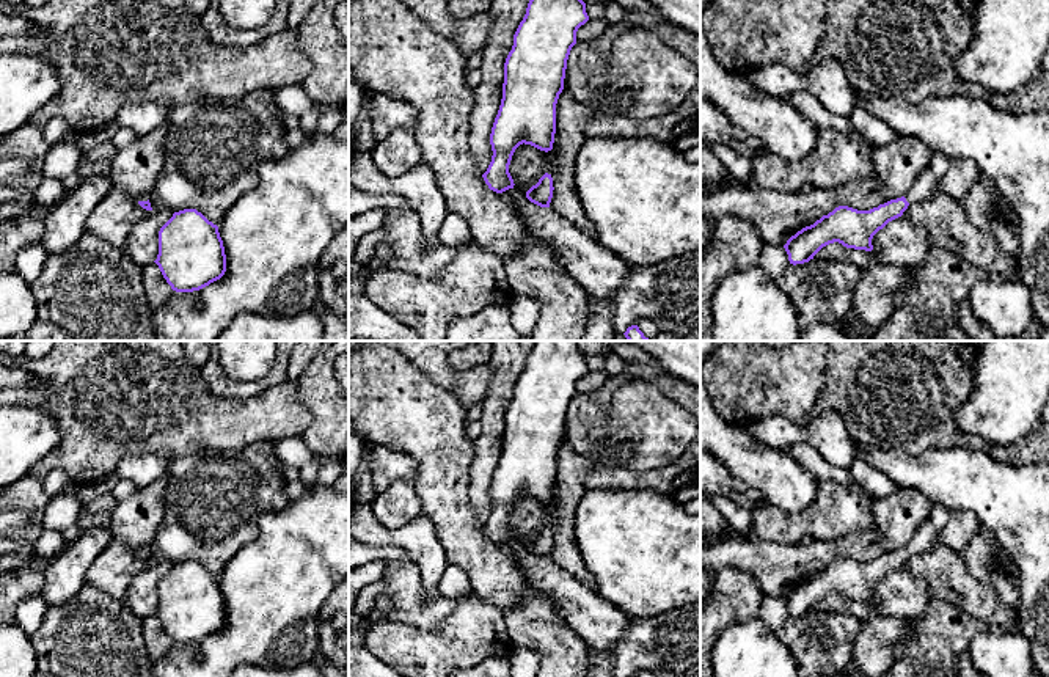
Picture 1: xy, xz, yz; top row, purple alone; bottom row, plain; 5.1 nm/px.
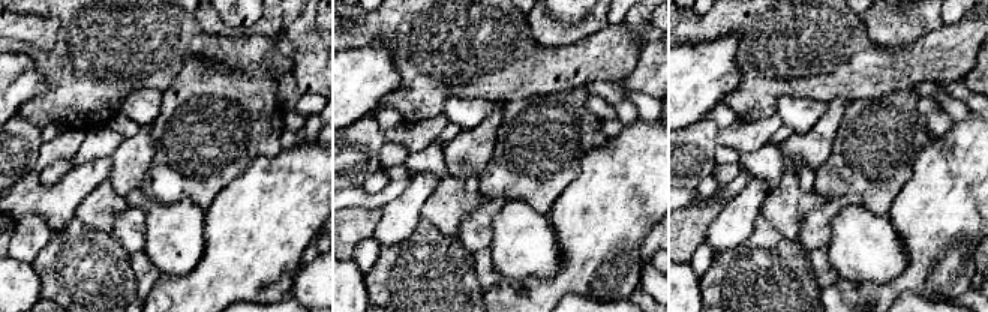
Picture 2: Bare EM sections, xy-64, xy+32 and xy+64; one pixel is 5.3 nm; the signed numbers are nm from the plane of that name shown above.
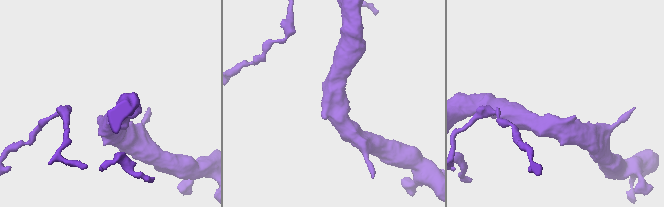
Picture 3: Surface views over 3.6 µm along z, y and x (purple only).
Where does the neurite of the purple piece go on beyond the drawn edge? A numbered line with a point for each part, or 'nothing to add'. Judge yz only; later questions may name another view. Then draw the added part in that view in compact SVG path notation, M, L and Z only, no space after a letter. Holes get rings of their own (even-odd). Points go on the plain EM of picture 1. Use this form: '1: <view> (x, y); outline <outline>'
1: yz (928, 533); outline M933 504L928 518L922 523L916 537L905 548L909 556L919 554L939 540L939 536L950 520L950 509L944 504Z

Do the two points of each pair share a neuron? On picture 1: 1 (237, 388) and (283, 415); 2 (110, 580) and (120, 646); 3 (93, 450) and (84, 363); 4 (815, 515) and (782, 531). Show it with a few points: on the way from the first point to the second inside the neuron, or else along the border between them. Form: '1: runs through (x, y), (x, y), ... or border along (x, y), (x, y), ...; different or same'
1: border along (286, 379), (247, 398), (215, 396); different
2: border along (87, 581), (121, 599); different
3: runs through (93, 428), (91, 385); same
4: runs through (807, 522), (790, 526); same

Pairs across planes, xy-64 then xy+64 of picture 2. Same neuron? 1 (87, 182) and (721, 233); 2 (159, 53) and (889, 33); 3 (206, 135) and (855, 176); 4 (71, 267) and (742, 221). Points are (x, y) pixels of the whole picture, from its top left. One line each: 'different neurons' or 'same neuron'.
1: same neuron
2: different neurons
3: same neuron
4: different neurons

